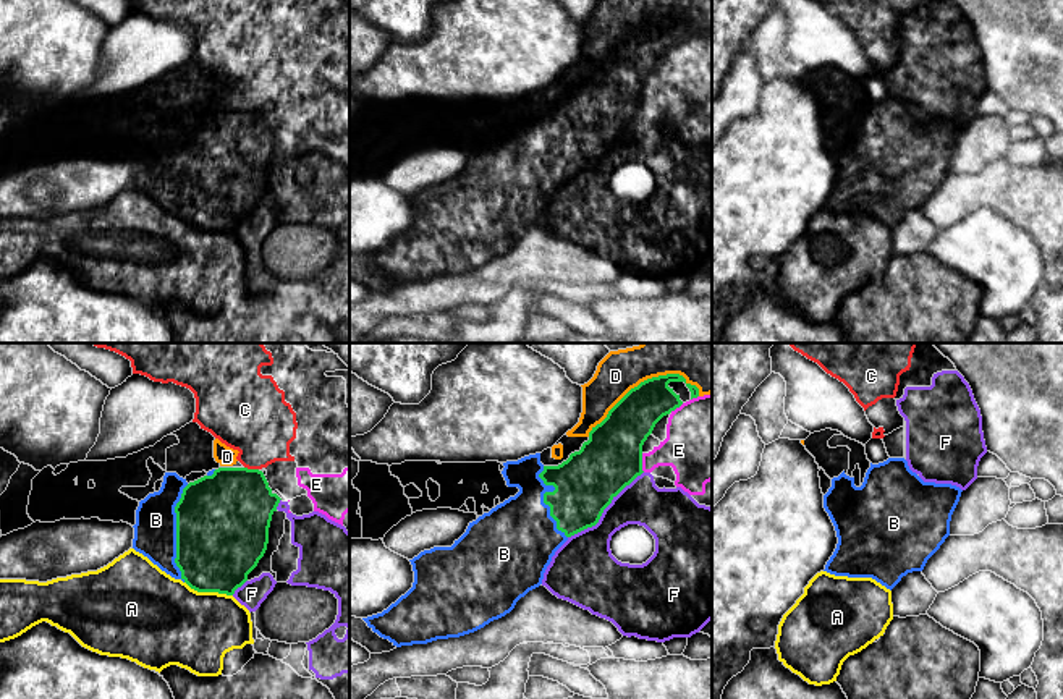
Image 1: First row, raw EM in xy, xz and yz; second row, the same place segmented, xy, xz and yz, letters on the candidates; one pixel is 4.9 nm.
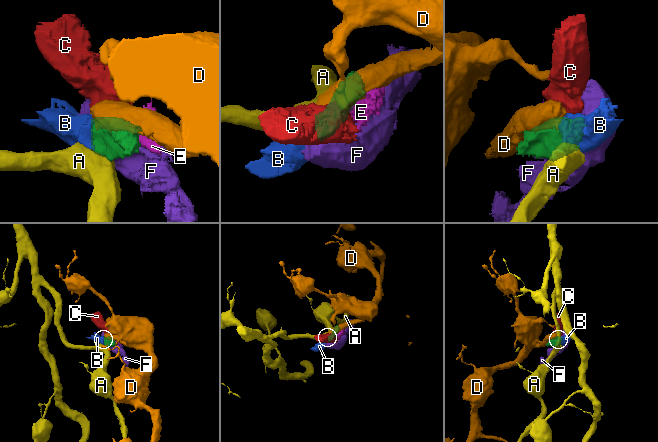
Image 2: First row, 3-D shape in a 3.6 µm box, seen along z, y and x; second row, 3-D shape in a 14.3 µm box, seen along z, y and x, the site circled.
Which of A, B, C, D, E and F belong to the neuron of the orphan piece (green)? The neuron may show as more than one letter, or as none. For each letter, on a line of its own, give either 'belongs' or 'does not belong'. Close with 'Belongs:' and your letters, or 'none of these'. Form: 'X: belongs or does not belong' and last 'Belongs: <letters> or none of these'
A: does not belong
B: belongs
C: does not belong
D: does not belong
E: does not belong
F: does not belong
Belongs: B

